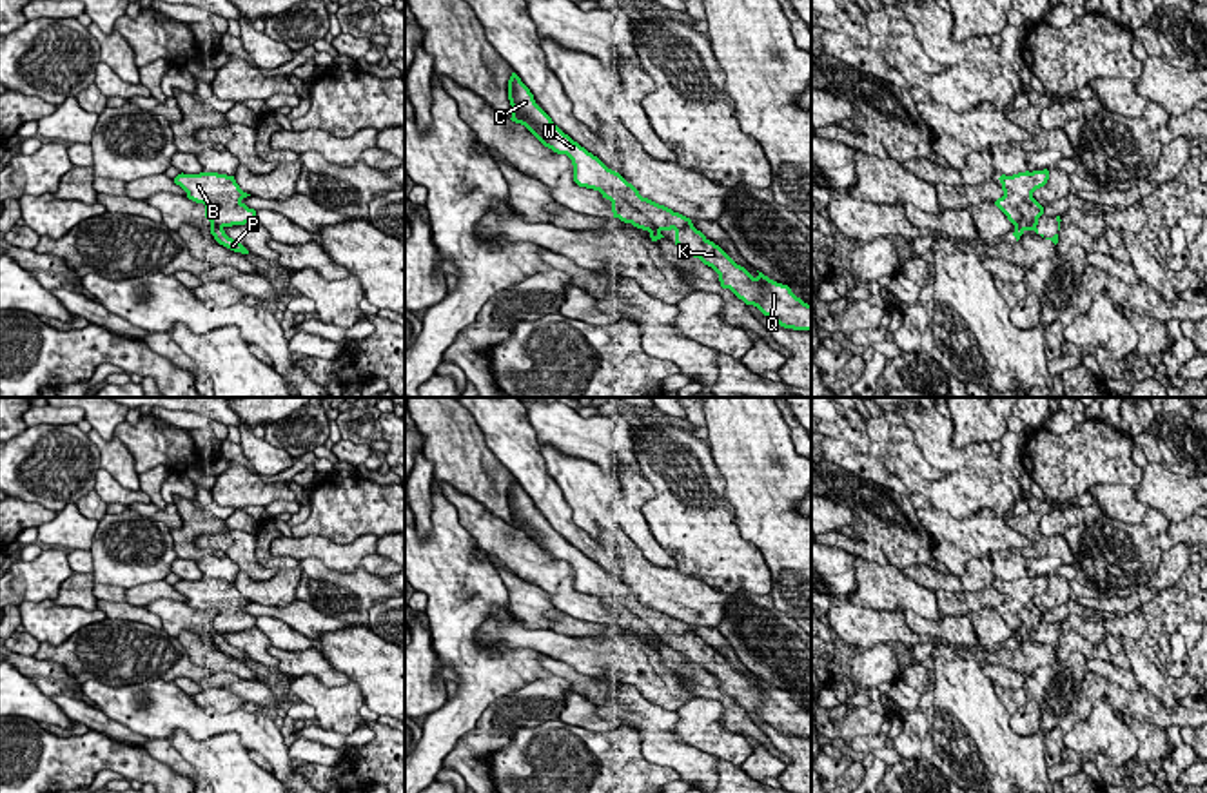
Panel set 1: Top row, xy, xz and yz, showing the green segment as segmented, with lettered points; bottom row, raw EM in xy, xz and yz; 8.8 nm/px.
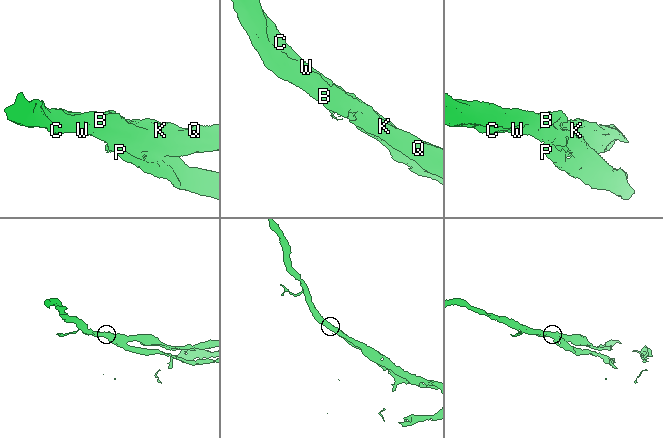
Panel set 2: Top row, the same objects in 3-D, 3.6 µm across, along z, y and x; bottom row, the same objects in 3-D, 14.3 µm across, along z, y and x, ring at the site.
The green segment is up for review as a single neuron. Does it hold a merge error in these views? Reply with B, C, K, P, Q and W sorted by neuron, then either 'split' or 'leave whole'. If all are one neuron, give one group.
groups B C K Q W / P; split

